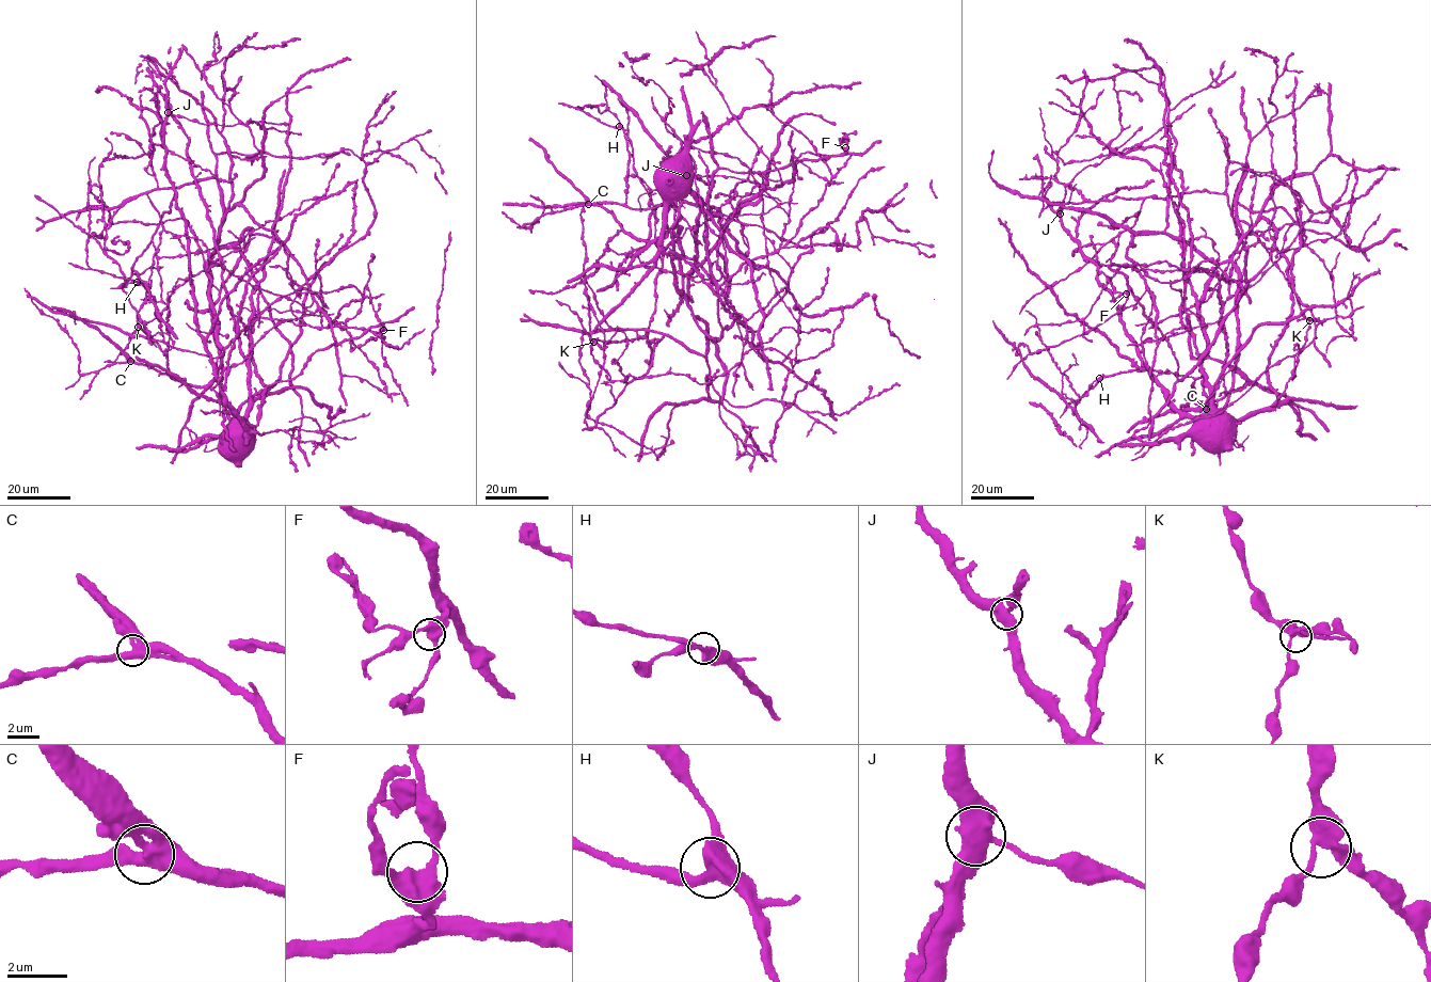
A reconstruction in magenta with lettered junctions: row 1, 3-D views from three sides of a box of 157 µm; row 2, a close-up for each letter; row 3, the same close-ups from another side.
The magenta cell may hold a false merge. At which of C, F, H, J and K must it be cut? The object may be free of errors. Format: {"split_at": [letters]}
{"split_at": []}

